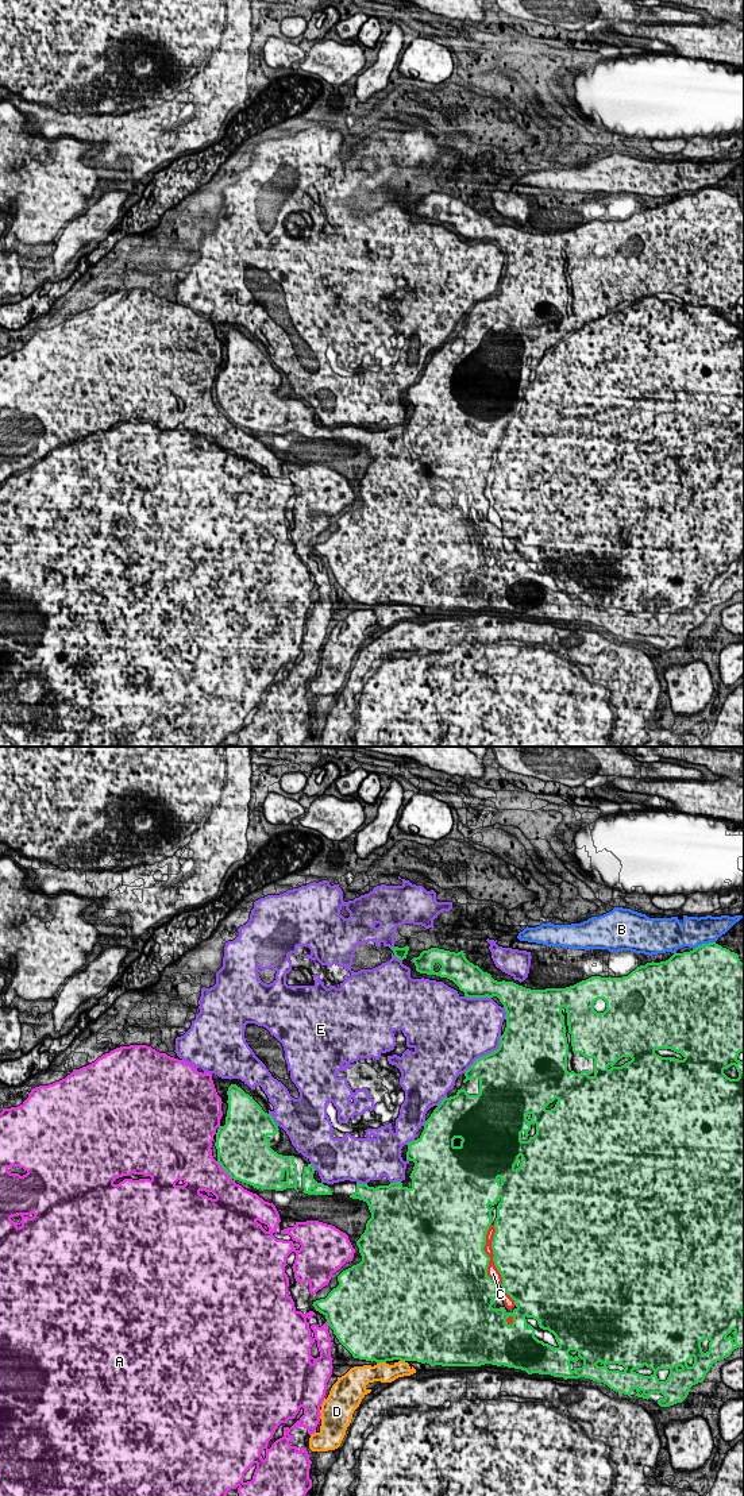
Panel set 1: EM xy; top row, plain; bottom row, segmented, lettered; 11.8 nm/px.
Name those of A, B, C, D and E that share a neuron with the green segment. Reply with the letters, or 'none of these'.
C

